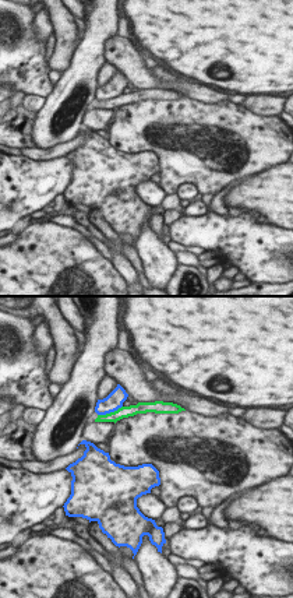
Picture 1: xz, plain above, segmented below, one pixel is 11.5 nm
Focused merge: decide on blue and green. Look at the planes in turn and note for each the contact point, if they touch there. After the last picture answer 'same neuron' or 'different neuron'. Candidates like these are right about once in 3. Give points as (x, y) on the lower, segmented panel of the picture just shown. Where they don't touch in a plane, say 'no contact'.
contact (109, 412)

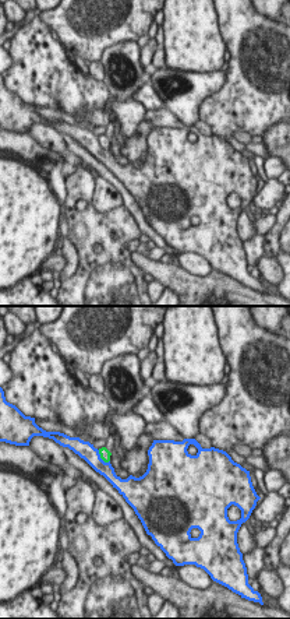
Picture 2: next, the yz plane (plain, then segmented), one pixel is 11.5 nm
contact (99, 457)

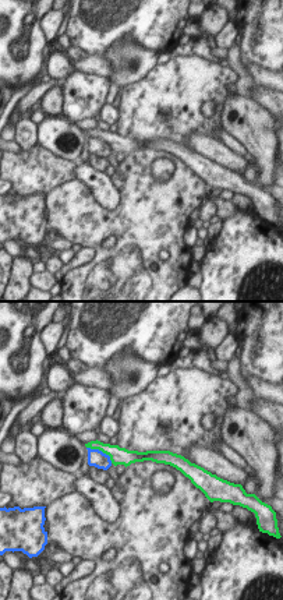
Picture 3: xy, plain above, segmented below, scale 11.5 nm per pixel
contact (101, 451)

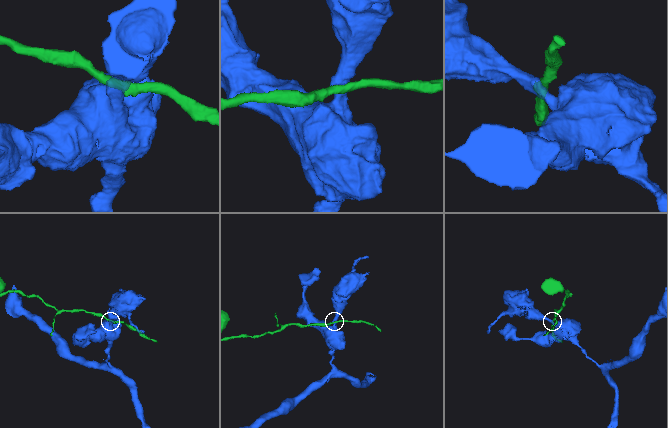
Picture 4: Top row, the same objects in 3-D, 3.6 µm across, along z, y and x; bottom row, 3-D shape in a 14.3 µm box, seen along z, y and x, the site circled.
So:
different neuron

